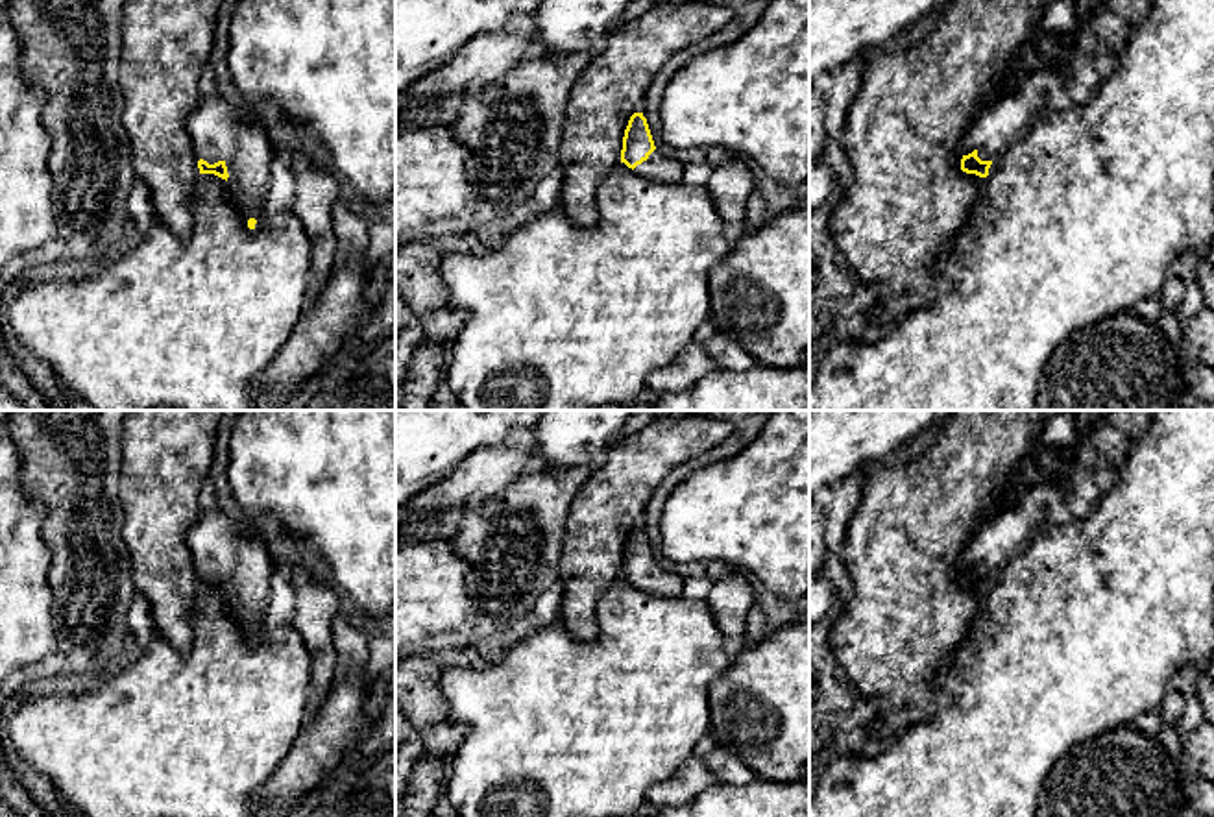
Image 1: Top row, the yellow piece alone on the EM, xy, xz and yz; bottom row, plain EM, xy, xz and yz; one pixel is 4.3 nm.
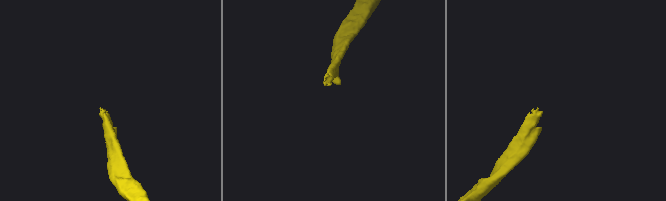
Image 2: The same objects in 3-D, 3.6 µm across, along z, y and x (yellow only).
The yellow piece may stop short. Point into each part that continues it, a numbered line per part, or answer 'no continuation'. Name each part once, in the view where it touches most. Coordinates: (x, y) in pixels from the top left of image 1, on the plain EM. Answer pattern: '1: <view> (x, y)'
1: xy (217, 548)

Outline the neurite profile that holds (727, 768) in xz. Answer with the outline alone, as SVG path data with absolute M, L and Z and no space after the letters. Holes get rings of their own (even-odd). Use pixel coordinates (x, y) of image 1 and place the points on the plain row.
M722 747L711 750L704 760L719 784L743 786L758 778L750 767Z

